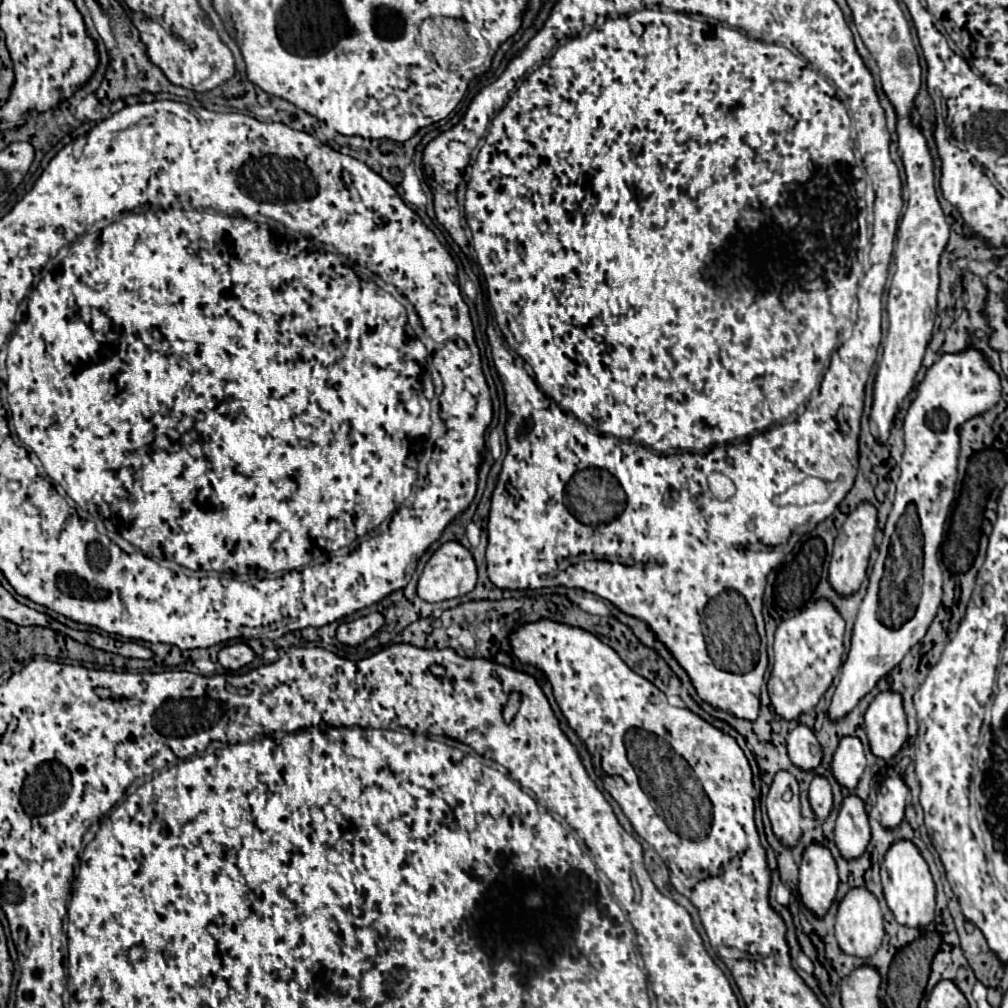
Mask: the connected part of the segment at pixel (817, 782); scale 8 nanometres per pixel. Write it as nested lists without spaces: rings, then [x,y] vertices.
[[[814,775],[812,783],[810,783],[808,799],[810,799],[810,805],[816,813],[816,817],[824,821],[828,817],[828,813],[832,811],[832,789],[830,789],[828,779],[824,779],[820,775]]]

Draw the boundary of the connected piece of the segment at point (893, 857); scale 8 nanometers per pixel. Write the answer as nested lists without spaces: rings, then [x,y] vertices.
[[[898,839],[890,845],[880,869],[880,877],[882,877],[884,897],[898,923],[908,927],[926,927],[928,923],[932,923],[934,907],[936,907],[934,881],[928,863],[924,861],[924,857],[920,855],[918,847],[912,841]]]

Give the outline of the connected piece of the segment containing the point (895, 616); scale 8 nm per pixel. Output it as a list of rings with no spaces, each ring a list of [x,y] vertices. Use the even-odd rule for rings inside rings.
[[[972,345],[958,353],[940,353],[938,361],[926,369],[924,381],[918,385],[916,397],[904,417],[902,429],[906,449],[900,463],[896,499],[884,527],[868,593],[852,629],[852,645],[842,665],[840,683],[832,697],[832,719],[840,719],[852,711],[856,703],[876,687],[878,679],[888,675],[910,647],[926,635],[936,609],[942,603],[942,569],[936,555],[942,543],[944,521],[956,496],[956,465],[960,451],[958,427],[994,407],[1000,395],[1002,387],[998,373],[988,365],[986,355]],[[910,503],[916,505],[914,521],[906,515]]]

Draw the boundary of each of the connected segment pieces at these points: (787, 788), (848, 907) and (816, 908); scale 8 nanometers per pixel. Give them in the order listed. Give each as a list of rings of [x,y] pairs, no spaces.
[[[778,771],[766,795],[766,809],[774,829],[774,835],[788,847],[800,839],[800,791],[798,781],[788,771]]]
[[[852,887],[838,903],[836,913],[836,941],[840,943],[840,949],[848,955],[856,957],[870,957],[878,951],[884,937],[884,925],[882,925],[882,911],[876,901],[876,897],[866,887]]]
[[[810,843],[804,849],[798,887],[802,903],[812,913],[822,917],[830,909],[838,889],[838,873],[830,849],[822,843]]]

